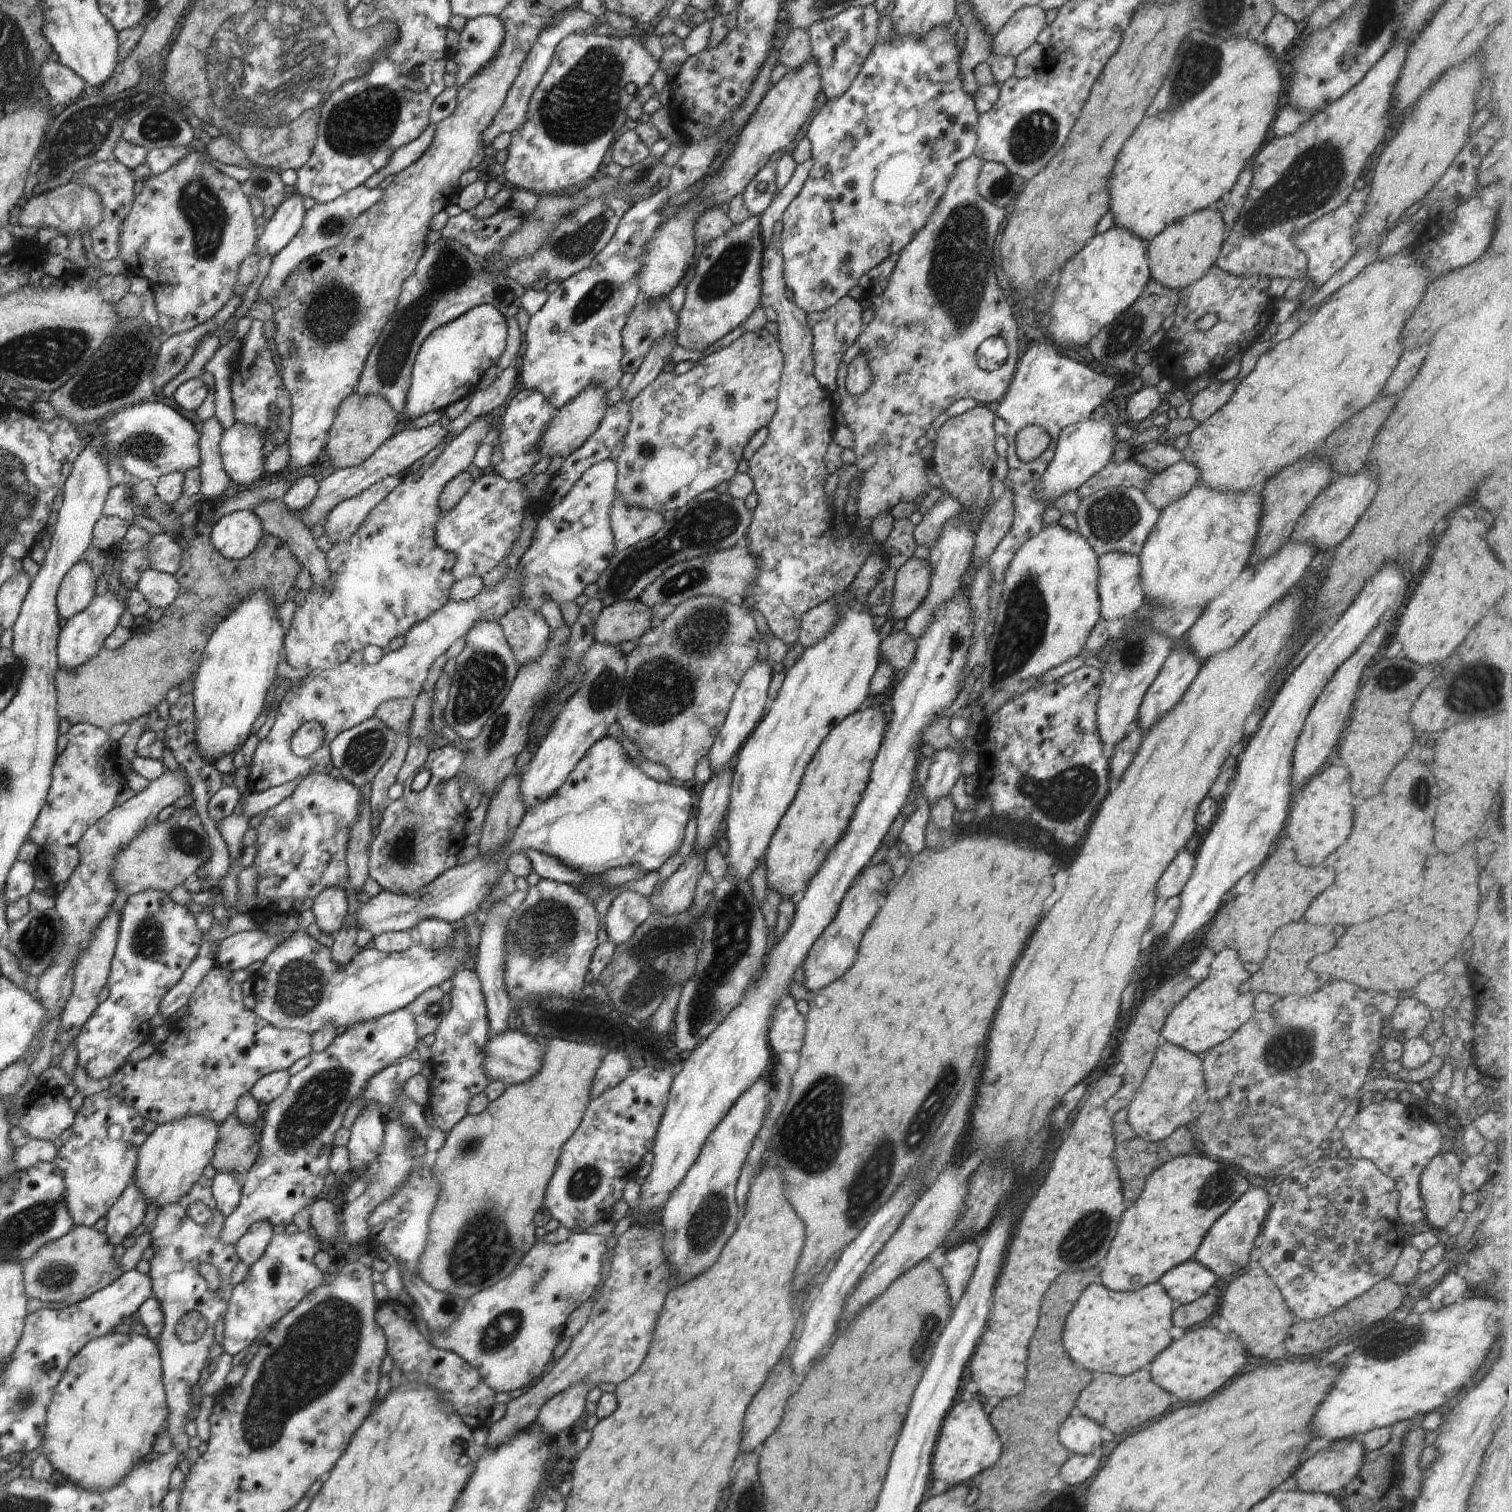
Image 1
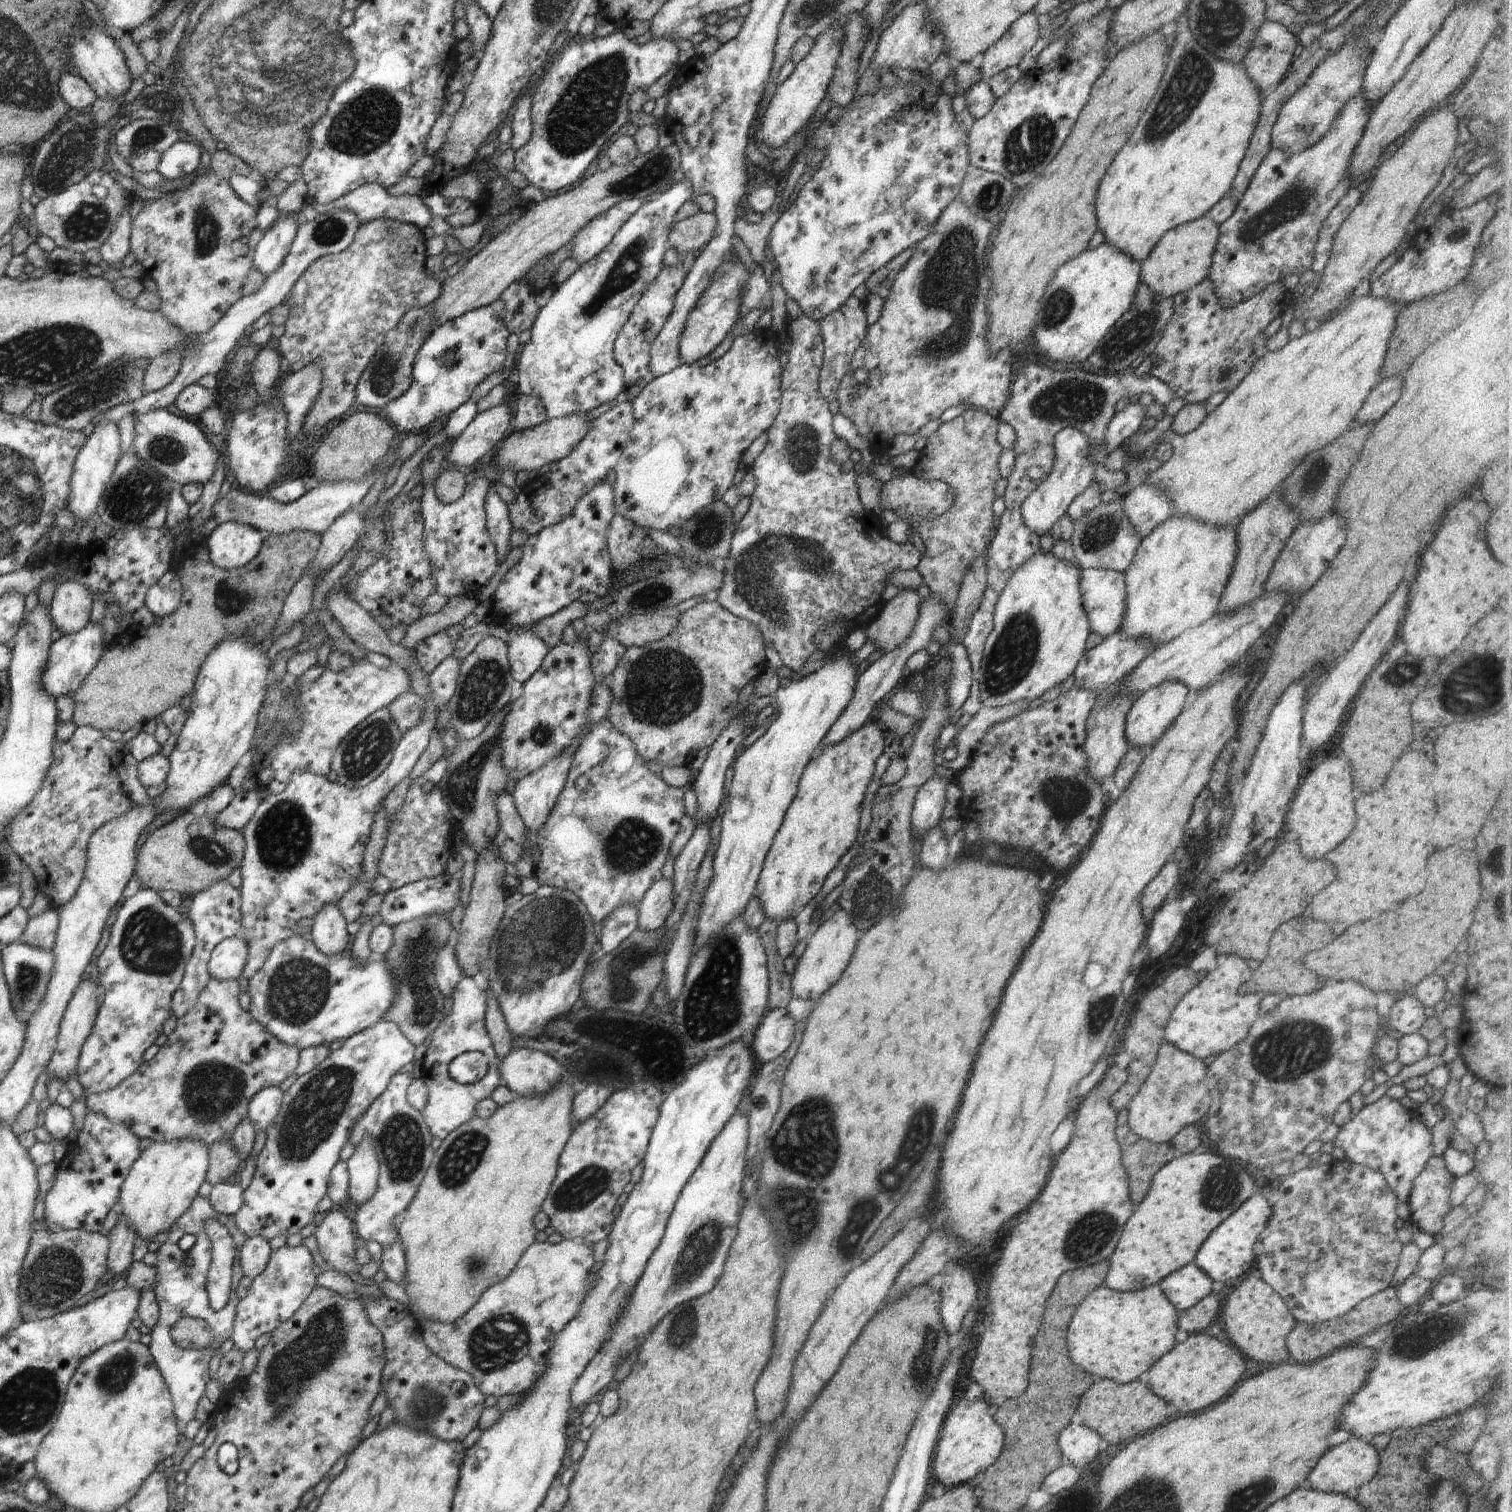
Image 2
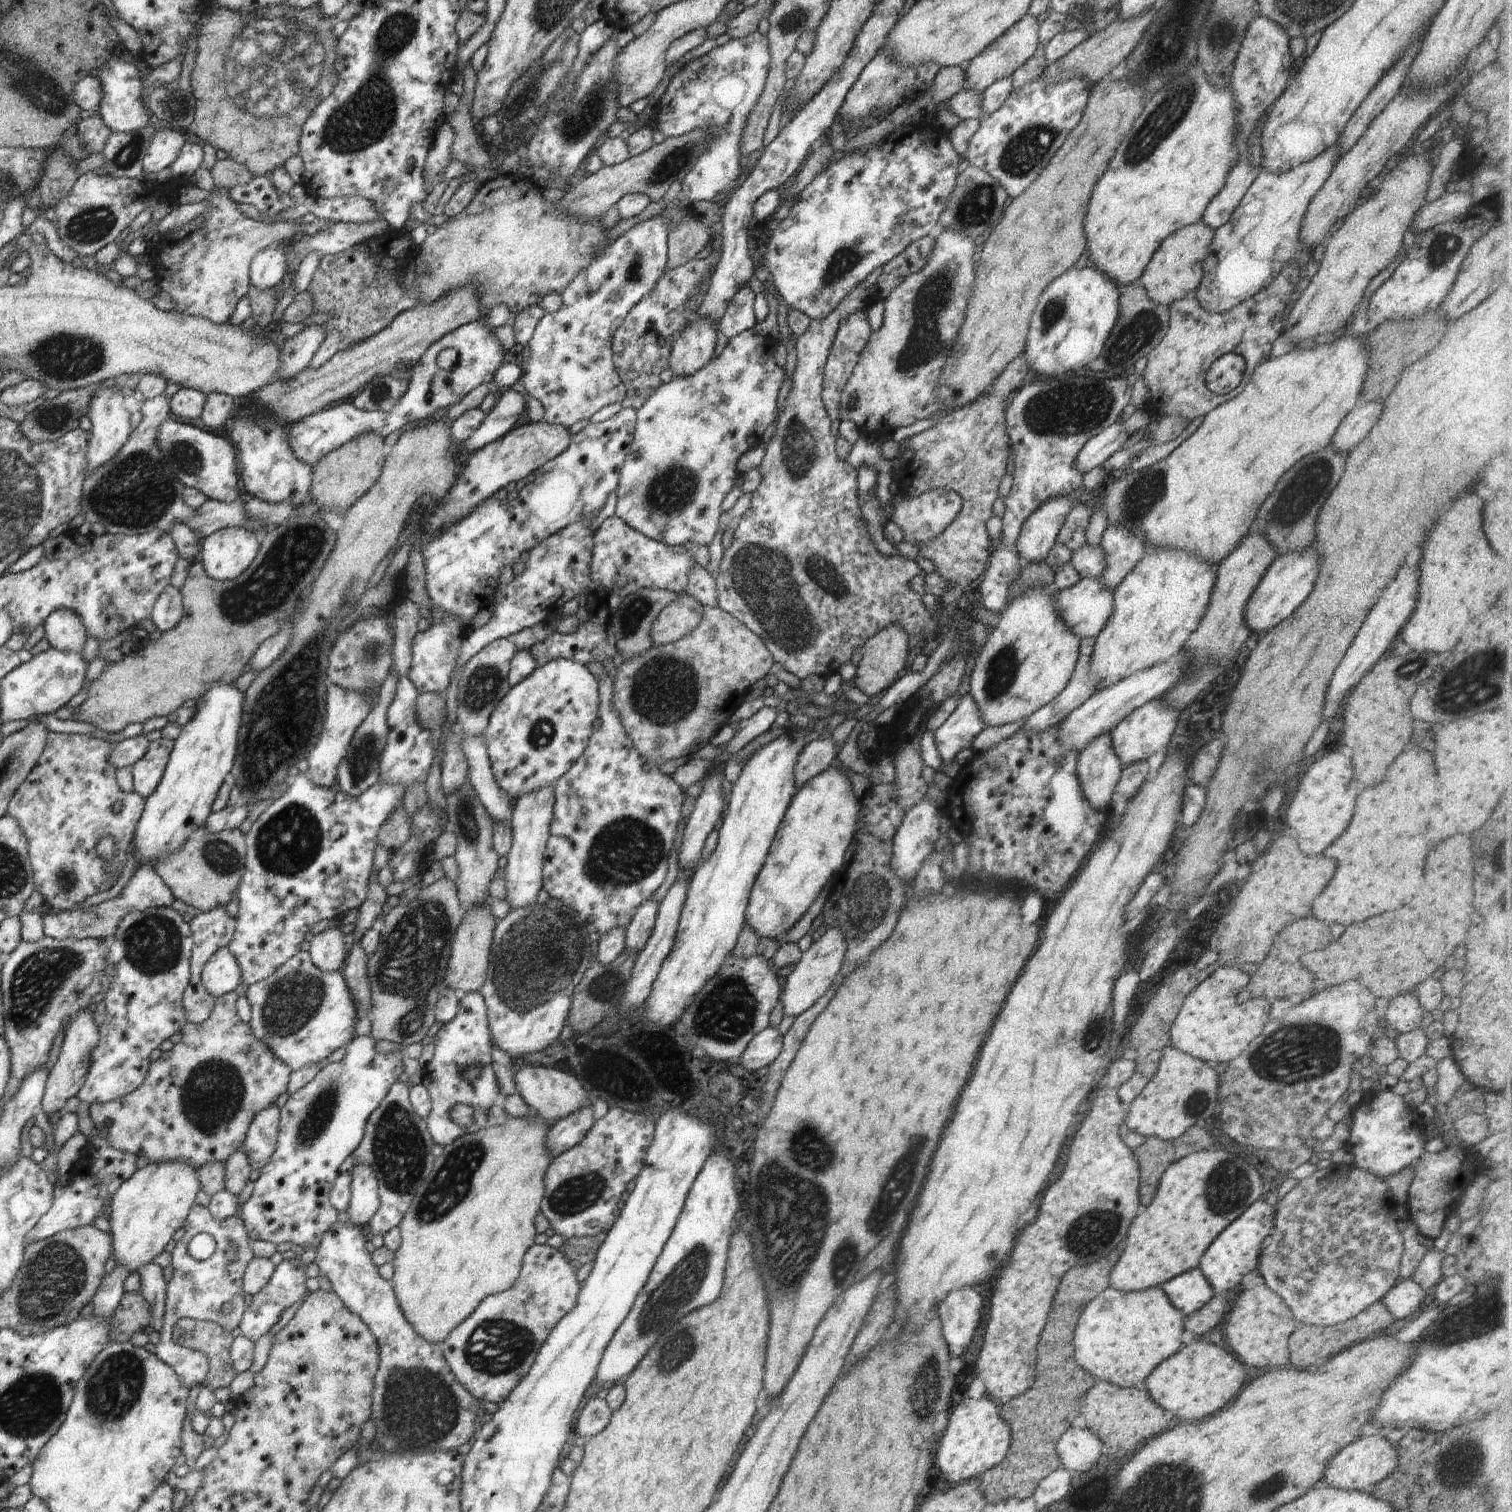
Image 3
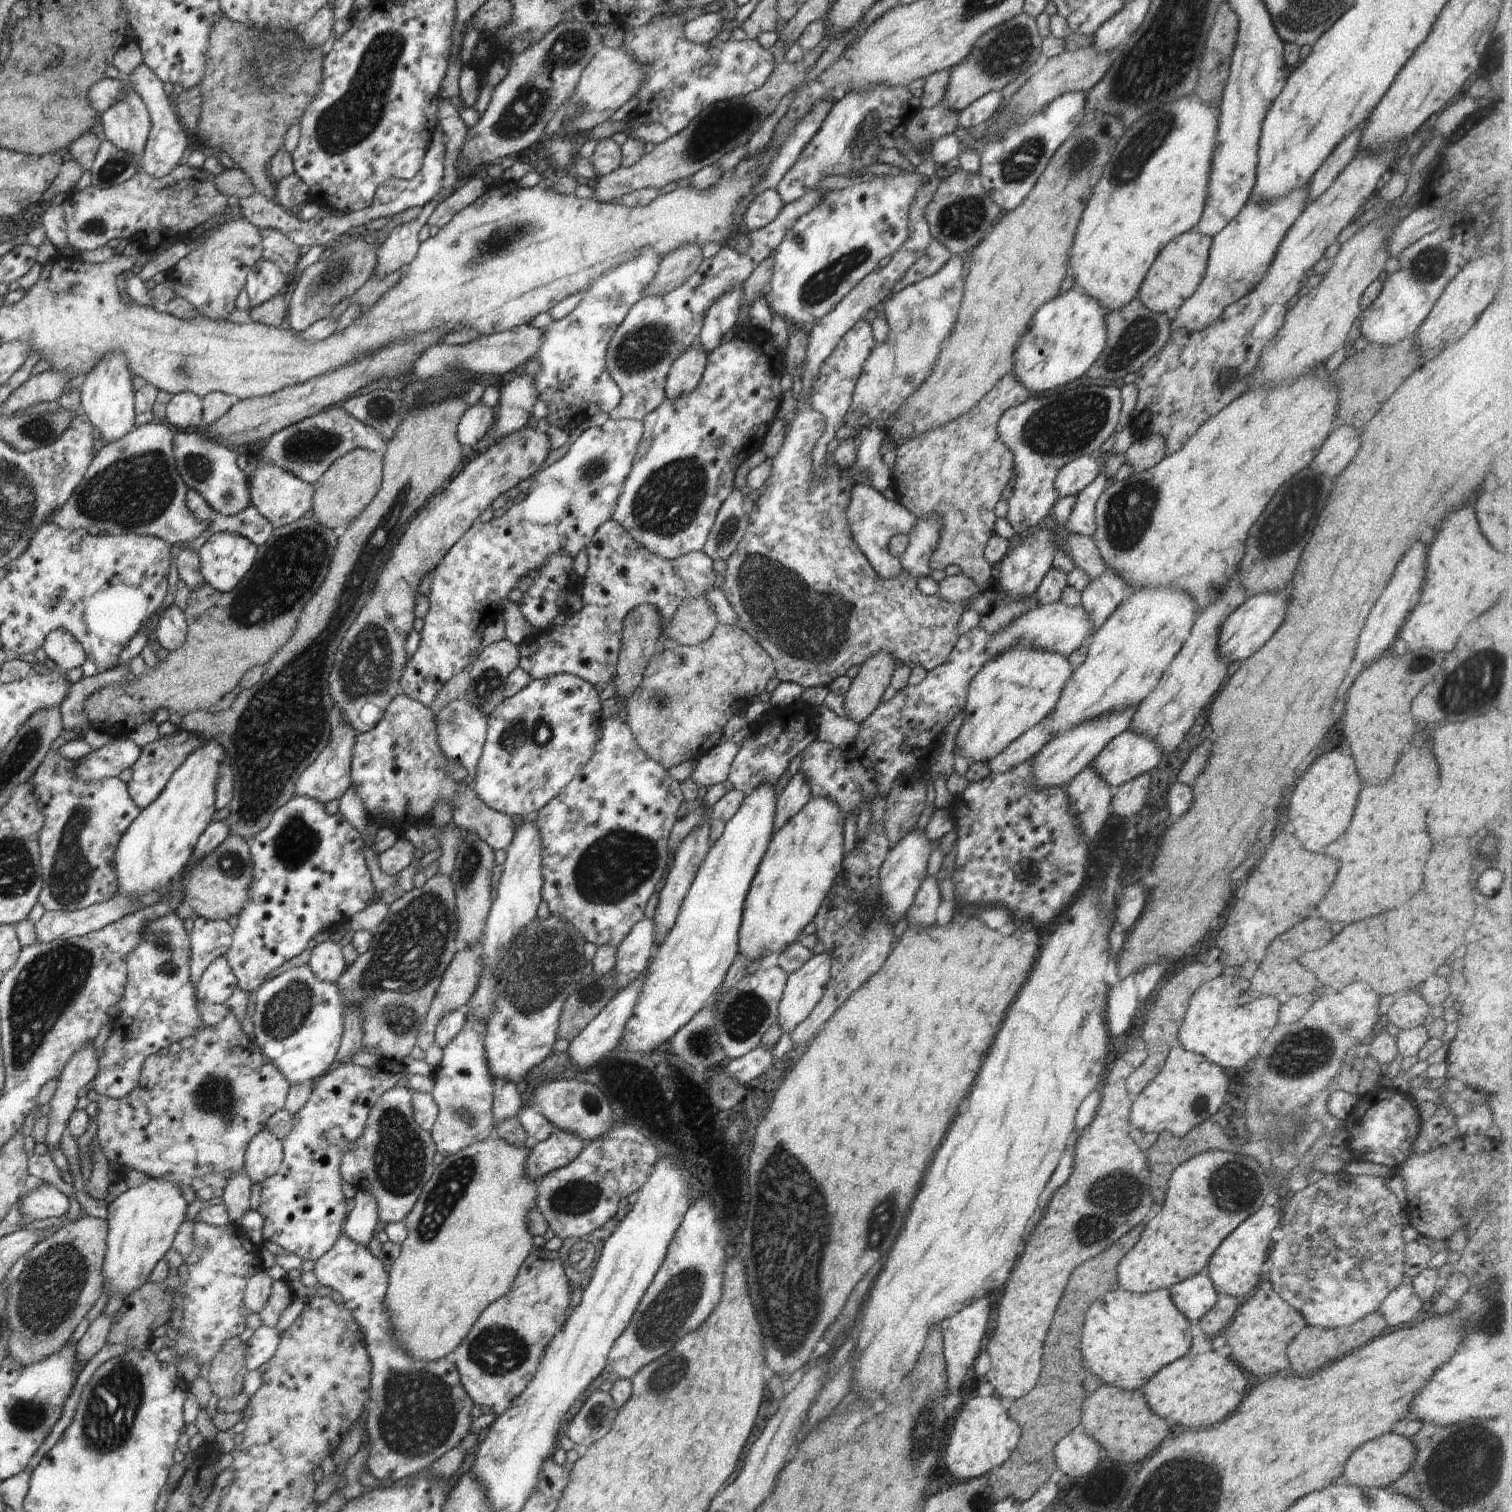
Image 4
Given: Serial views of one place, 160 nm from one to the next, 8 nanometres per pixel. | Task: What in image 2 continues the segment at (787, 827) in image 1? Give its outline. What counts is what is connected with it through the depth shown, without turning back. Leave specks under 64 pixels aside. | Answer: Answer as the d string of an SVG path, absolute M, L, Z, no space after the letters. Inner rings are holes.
M875 722L866 723L860 730L854 731L854 734L851 734L847 739L844 739L841 743L827 746L823 751L820 751L820 754L814 755L811 761L805 766L804 772L802 773L801 779L799 780L797 786L797 793L790 804L790 808L785 812L784 822L780 825L776 836L773 838L772 846L769 848L768 854L765 856L765 861L756 885L754 889L753 896L758 899L761 909L764 911L766 918L768 919L777 919L778 921L786 921L791 919L800 910L822 890L822 884L826 882L828 874L838 866L840 858L848 852L848 849L854 844L854 841L858 839L858 828L860 820L860 812L862 806L862 800L864 800L864 792L868 788L868 784L872 781L874 776L874 764L876 764L876 759L884 750L886 744L886 738L884 732L879 730Z

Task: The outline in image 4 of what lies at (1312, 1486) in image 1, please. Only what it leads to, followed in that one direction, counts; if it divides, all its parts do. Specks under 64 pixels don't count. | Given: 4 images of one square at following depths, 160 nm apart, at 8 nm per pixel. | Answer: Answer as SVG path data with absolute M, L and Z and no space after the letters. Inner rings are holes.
M1387 1433L1362 1444L1346 1462L1346 1470L1342 1472L1342 1476L1350 1482L1350 1486L1389 1488L1410 1470L1414 1462L1414 1452L1414 1446L1409 1439L1395 1433Z

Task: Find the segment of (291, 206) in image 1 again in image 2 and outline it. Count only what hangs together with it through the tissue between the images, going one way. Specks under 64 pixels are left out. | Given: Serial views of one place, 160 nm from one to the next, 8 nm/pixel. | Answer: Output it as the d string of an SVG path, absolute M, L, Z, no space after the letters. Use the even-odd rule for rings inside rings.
M285 214L270 230L265 231L256 245L253 266L265 277L275 273L289 255L299 226L296 219L296 215Z

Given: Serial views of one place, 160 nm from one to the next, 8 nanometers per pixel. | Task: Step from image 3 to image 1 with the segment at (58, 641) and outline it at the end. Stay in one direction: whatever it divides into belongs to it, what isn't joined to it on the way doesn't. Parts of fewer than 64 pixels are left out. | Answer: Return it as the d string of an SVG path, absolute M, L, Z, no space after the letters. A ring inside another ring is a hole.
M86 559L78 561L64 575L60 583L56 606L59 617L70 620L90 606L96 594L96 578Z

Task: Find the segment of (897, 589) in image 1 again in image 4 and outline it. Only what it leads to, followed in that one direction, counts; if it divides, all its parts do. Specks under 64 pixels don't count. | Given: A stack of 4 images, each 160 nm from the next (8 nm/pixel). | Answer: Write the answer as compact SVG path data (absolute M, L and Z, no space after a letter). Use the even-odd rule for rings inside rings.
M888 650L872 654L860 666L858 675L844 695L844 710L846 716L850 714L849 720L854 720L860 725L864 723L881 704L880 699L891 686L891 678L897 668L895 654Z

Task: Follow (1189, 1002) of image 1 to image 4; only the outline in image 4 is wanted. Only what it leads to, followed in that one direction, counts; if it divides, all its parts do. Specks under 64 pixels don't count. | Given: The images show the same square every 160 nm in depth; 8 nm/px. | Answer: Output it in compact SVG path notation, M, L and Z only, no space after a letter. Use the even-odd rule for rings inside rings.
M1225 975L1218 976L1200 986L1190 998L1188 1010L1186 1010L1182 1024L1180 1024L1178 1044L1186 1051L1204 1056L1223 1070L1241 1070L1244 1068L1247 1065L1246 1062L1249 1063L1252 1058L1258 1056L1258 1052L1260 1052L1268 1034L1279 1022L1278 1010L1281 1006L1276 997L1262 997L1246 1004L1237 1003L1239 997L1249 991L1249 986L1250 982L1248 980Z

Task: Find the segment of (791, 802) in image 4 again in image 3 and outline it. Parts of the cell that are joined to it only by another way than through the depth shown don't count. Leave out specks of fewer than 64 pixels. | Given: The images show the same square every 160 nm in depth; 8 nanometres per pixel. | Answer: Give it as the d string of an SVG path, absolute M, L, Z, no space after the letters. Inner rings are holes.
M829 734L829 738L820 738L810 742L802 749L798 762L794 766L794 782L796 782L796 791L800 790L810 778L820 774L831 766L832 760L837 758L840 748L834 744L834 736Z

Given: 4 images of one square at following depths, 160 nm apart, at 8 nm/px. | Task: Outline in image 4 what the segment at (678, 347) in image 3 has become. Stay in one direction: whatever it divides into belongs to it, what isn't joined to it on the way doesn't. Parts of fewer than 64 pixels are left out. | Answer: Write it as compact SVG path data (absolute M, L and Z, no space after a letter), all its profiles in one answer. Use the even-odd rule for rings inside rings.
M700 342L690 344L688 350L684 350L670 366L666 378L665 398L678 398L696 390L702 379L708 355Z

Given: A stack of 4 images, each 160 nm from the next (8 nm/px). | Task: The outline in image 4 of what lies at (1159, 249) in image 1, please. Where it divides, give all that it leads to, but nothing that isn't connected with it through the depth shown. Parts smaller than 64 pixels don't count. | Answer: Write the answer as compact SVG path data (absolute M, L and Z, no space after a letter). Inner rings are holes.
M1194 230L1180 234L1177 238L1172 238L1162 248L1150 271L1146 274L1137 294L1140 302L1156 314L1171 315L1178 311L1178 308L1192 297L1204 279L1212 240L1212 237L1204 236L1204 234Z

